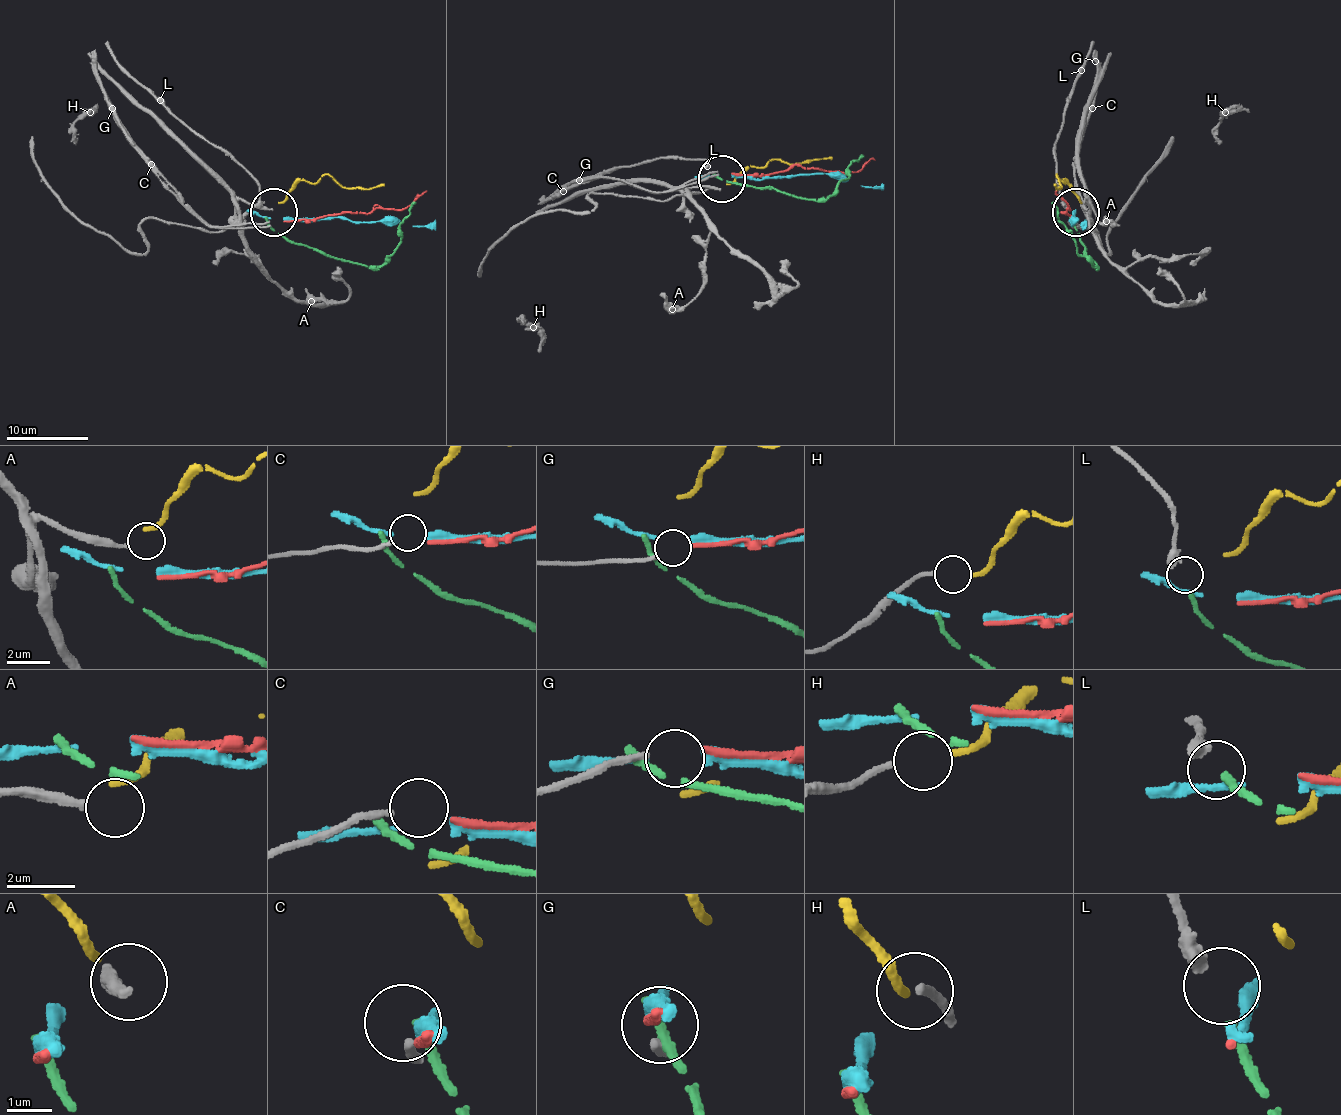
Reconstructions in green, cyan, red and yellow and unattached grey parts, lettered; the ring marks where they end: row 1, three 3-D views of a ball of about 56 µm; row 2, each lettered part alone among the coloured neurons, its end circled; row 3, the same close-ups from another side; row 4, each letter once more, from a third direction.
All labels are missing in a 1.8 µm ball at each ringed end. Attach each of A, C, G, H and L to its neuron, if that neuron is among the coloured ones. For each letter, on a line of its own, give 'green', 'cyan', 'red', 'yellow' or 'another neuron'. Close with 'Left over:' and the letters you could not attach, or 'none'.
A: another neuron
C: another neuron
G: red
H: yellow
L: green
Left over: A, C

